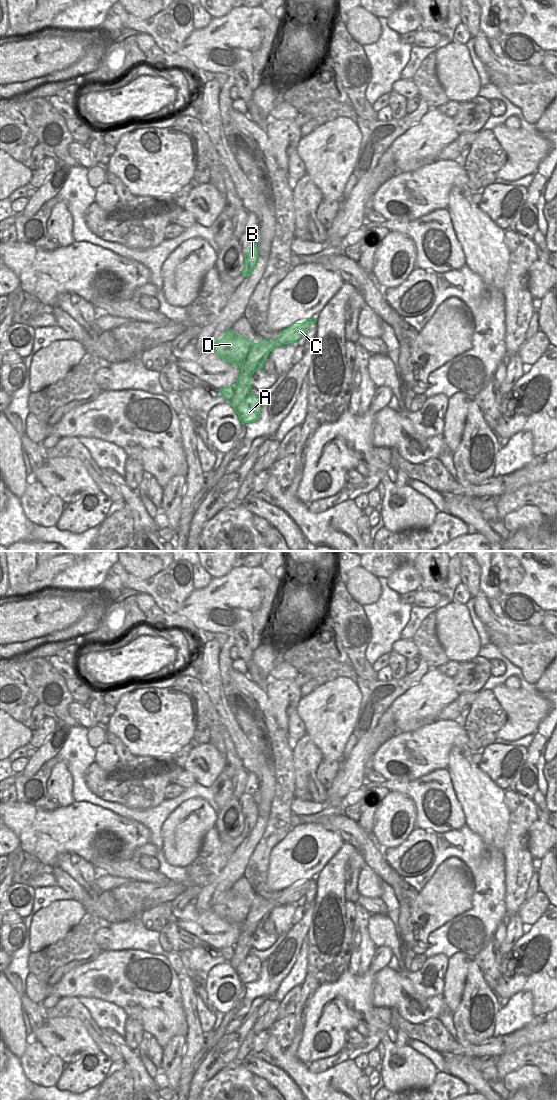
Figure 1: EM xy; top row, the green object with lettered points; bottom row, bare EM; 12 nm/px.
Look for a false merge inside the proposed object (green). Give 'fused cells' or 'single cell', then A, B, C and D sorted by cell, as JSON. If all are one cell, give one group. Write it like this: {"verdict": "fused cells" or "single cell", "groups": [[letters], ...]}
{"verdict": "fused cells", "groups": [["A", "B", "D"], ["C"]]}

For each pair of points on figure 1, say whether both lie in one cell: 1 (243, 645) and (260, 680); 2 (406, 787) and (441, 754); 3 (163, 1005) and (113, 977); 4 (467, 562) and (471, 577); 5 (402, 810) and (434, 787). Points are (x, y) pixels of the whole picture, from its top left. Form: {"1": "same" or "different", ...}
{"1": "same", "2": "different", "3": "same", "4": "same", "5": "different"}

